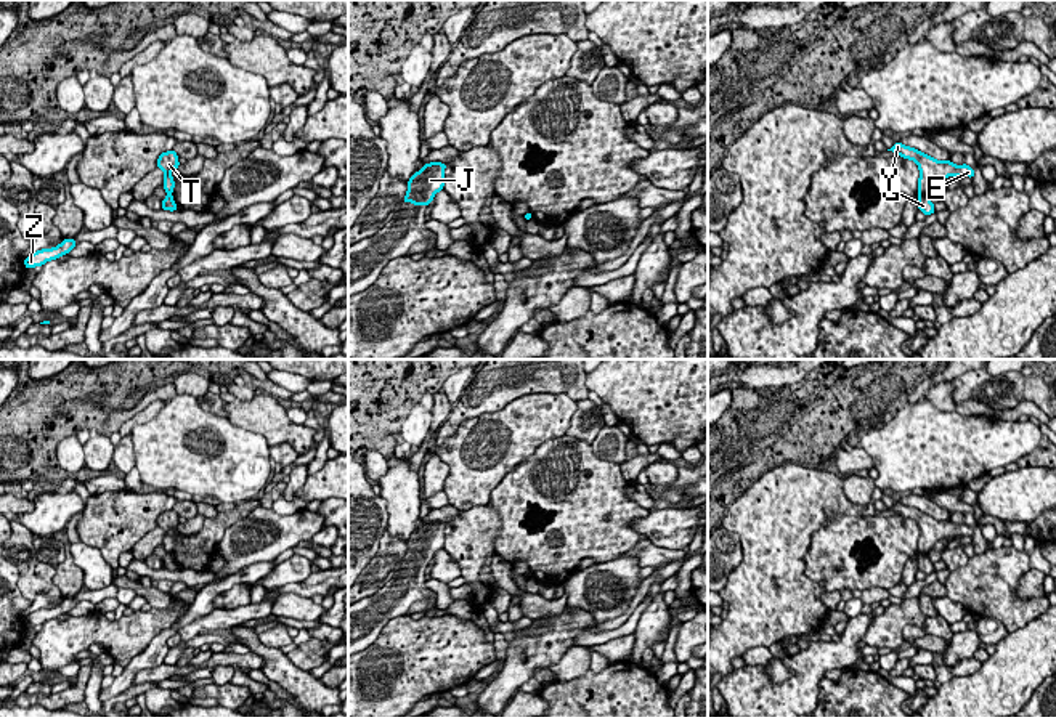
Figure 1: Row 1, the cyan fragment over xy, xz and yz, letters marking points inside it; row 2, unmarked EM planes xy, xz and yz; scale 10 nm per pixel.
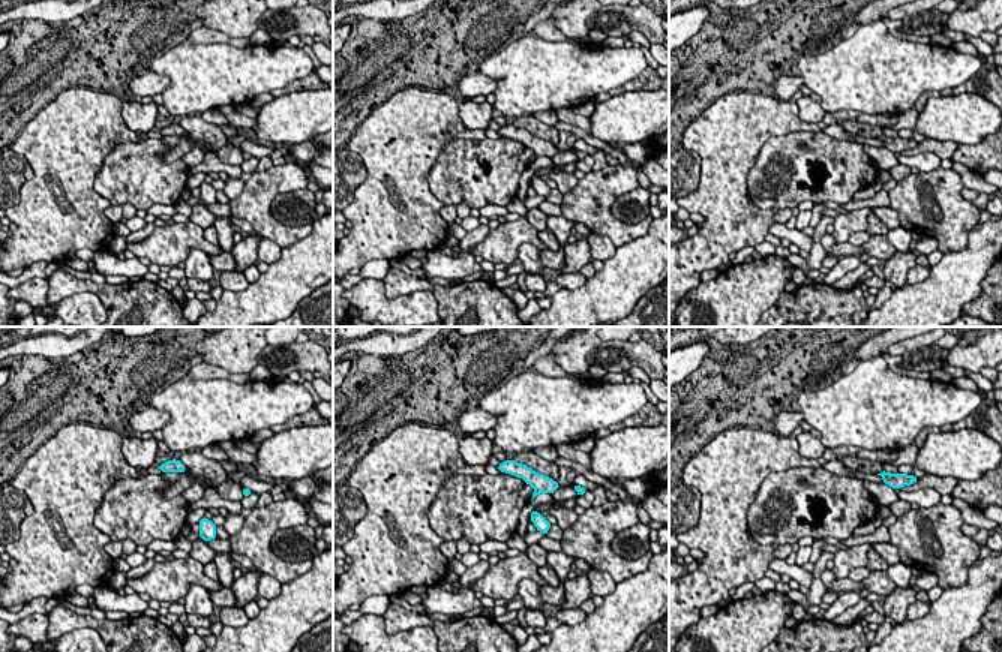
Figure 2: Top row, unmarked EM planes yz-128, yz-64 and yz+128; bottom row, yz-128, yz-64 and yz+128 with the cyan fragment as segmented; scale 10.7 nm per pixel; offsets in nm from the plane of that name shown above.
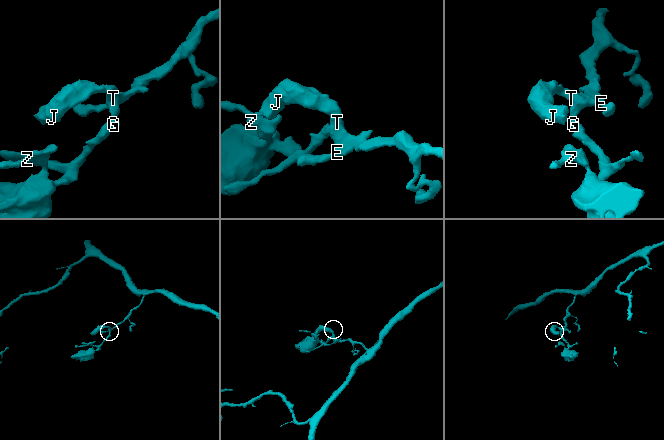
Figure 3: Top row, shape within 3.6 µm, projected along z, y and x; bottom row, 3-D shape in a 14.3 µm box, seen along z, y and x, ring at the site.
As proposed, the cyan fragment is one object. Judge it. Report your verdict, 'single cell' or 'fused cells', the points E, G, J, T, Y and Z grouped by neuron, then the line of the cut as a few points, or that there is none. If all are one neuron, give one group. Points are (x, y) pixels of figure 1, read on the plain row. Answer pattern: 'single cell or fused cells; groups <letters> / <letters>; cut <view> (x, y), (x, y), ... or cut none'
fused cells; groups E J T Y / G Z; cut yz (920, 552), (926, 555)

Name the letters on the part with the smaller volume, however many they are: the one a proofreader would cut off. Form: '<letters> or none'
G, Z

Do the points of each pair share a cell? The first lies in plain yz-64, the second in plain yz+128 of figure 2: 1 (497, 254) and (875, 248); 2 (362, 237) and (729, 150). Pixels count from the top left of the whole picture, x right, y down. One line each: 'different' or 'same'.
1: different
2: same

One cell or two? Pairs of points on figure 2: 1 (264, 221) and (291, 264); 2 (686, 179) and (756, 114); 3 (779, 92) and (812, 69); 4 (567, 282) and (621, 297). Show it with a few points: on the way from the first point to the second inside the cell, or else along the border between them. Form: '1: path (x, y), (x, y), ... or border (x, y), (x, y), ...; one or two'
1: border (312, 230), (282, 249); two
2: border (684, 147), (699, 158), (699, 183), (684, 197); two
3: border (800, 75), (806, 83); two
4: border (587, 279), (581, 287), (572, 290), (561, 288); two

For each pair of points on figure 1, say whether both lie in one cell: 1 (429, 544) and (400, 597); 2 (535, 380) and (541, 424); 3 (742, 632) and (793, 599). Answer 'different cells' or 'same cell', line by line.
1: same cell
2: different cells
3: same cell

